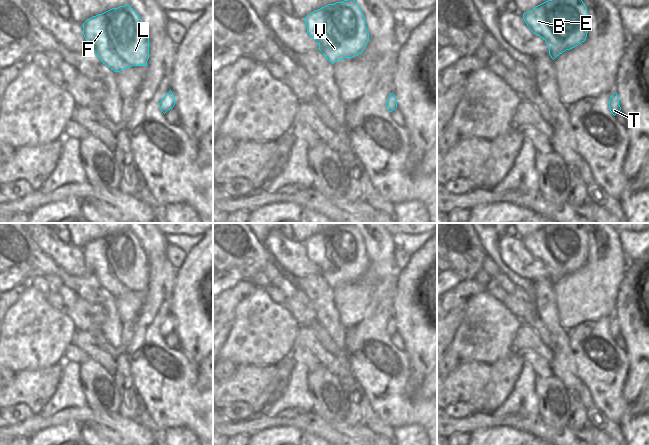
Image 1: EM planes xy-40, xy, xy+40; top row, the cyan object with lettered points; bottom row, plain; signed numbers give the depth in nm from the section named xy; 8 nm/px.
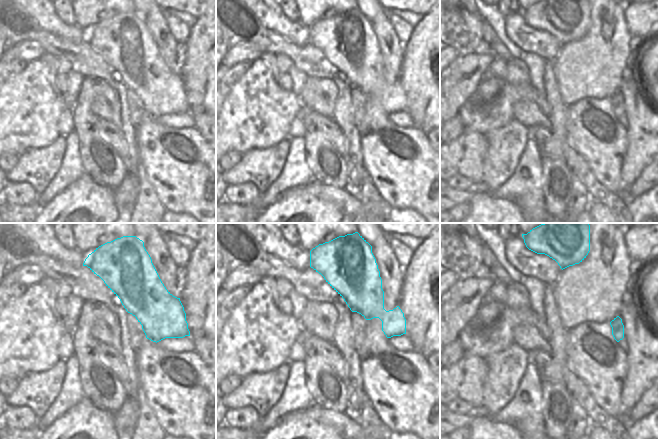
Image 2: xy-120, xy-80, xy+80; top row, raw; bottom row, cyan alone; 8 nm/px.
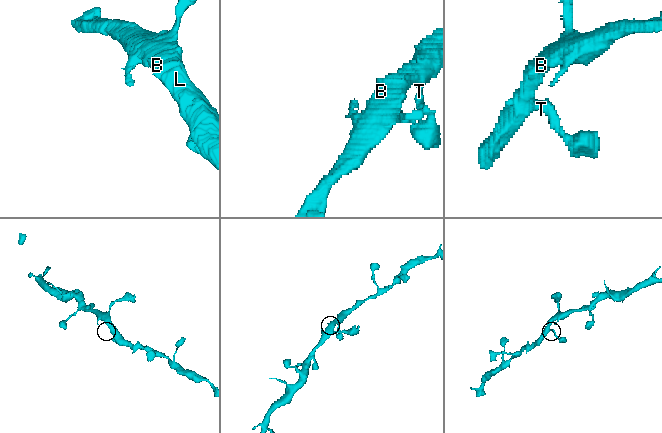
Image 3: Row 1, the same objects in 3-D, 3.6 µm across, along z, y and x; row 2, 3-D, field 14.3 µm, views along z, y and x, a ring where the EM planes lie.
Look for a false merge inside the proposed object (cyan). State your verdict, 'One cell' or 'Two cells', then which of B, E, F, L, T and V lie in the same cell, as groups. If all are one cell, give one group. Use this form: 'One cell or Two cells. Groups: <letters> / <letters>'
One cell. Groups: B E F L T V.

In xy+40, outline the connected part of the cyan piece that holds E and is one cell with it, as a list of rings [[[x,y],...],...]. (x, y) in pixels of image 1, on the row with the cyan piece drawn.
[[[548,0],[524,13],[523,19],[547,43],[553,60],[584,42],[589,31],[589,15],[582,0]]]

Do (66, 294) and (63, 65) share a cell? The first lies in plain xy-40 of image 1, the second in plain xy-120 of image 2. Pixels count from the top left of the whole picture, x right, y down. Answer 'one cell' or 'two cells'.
two cells

